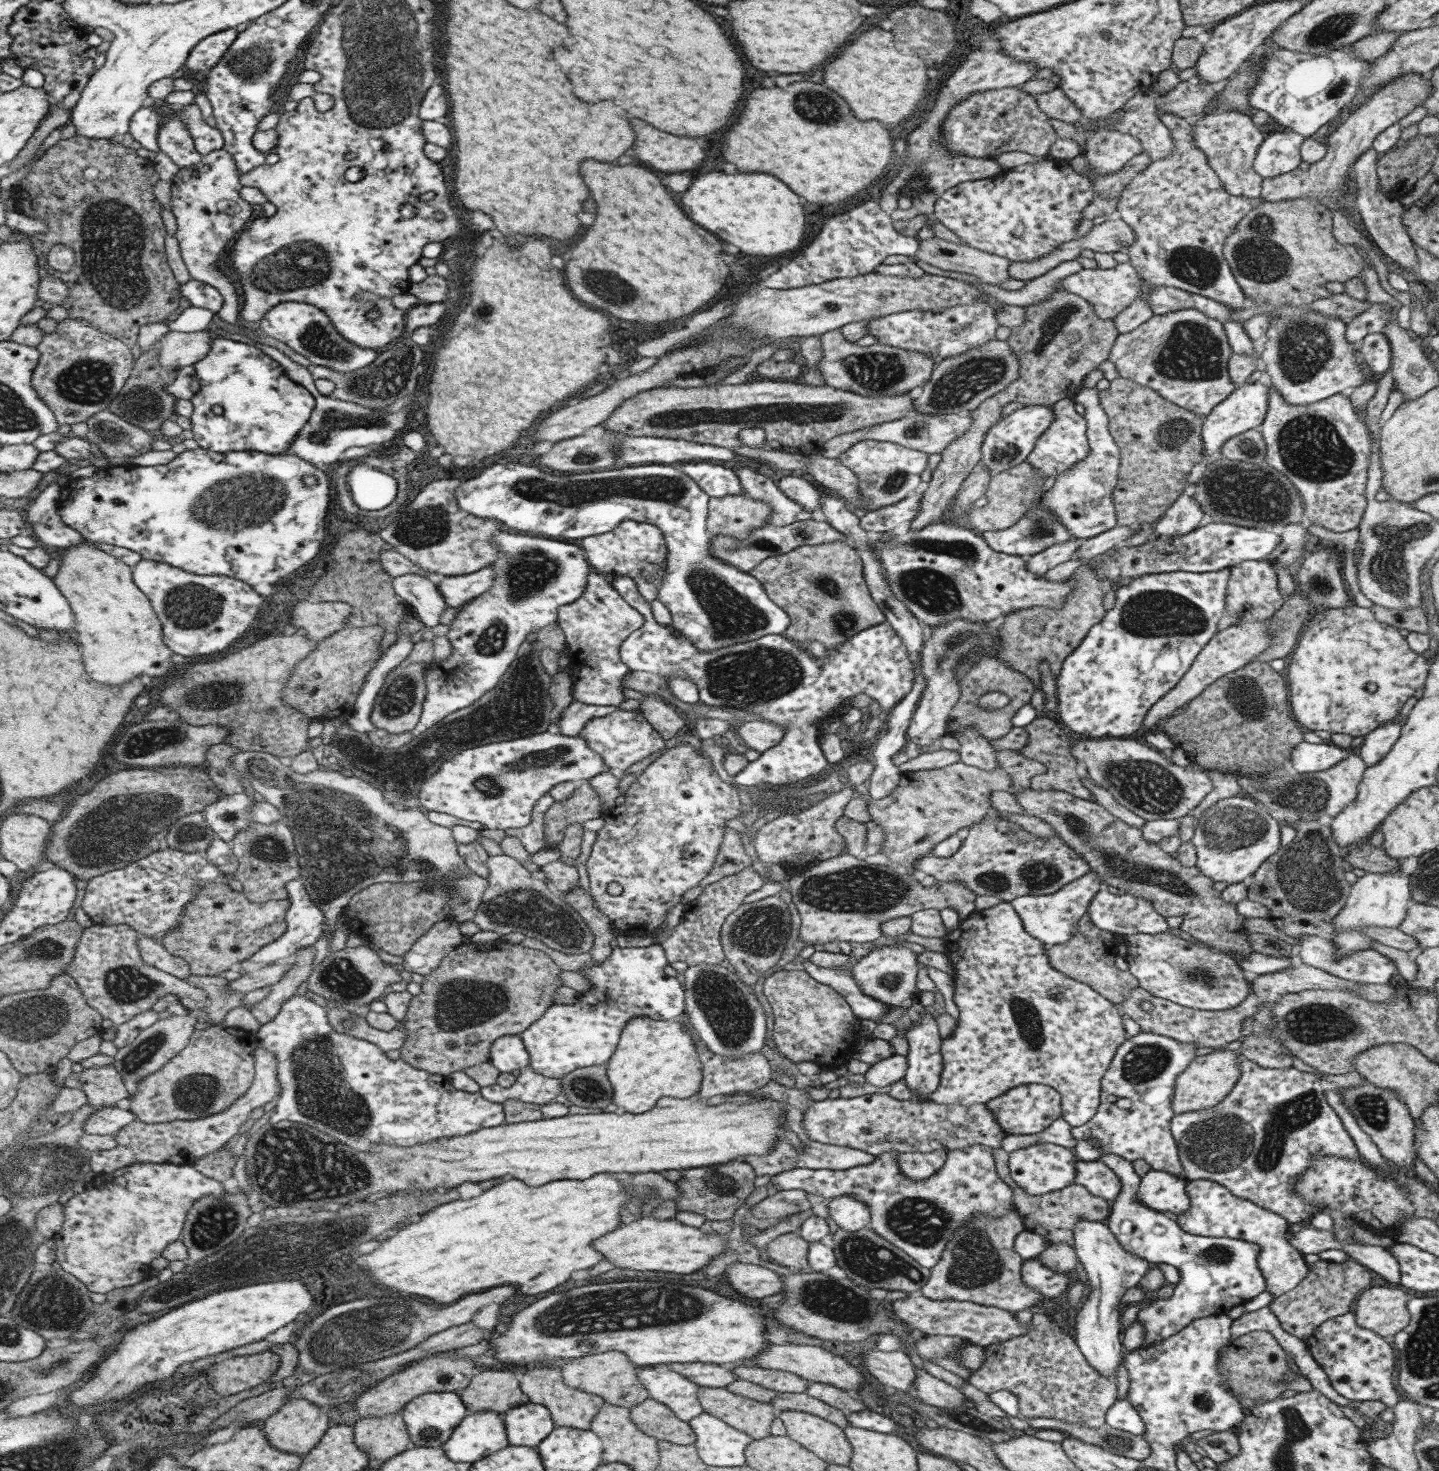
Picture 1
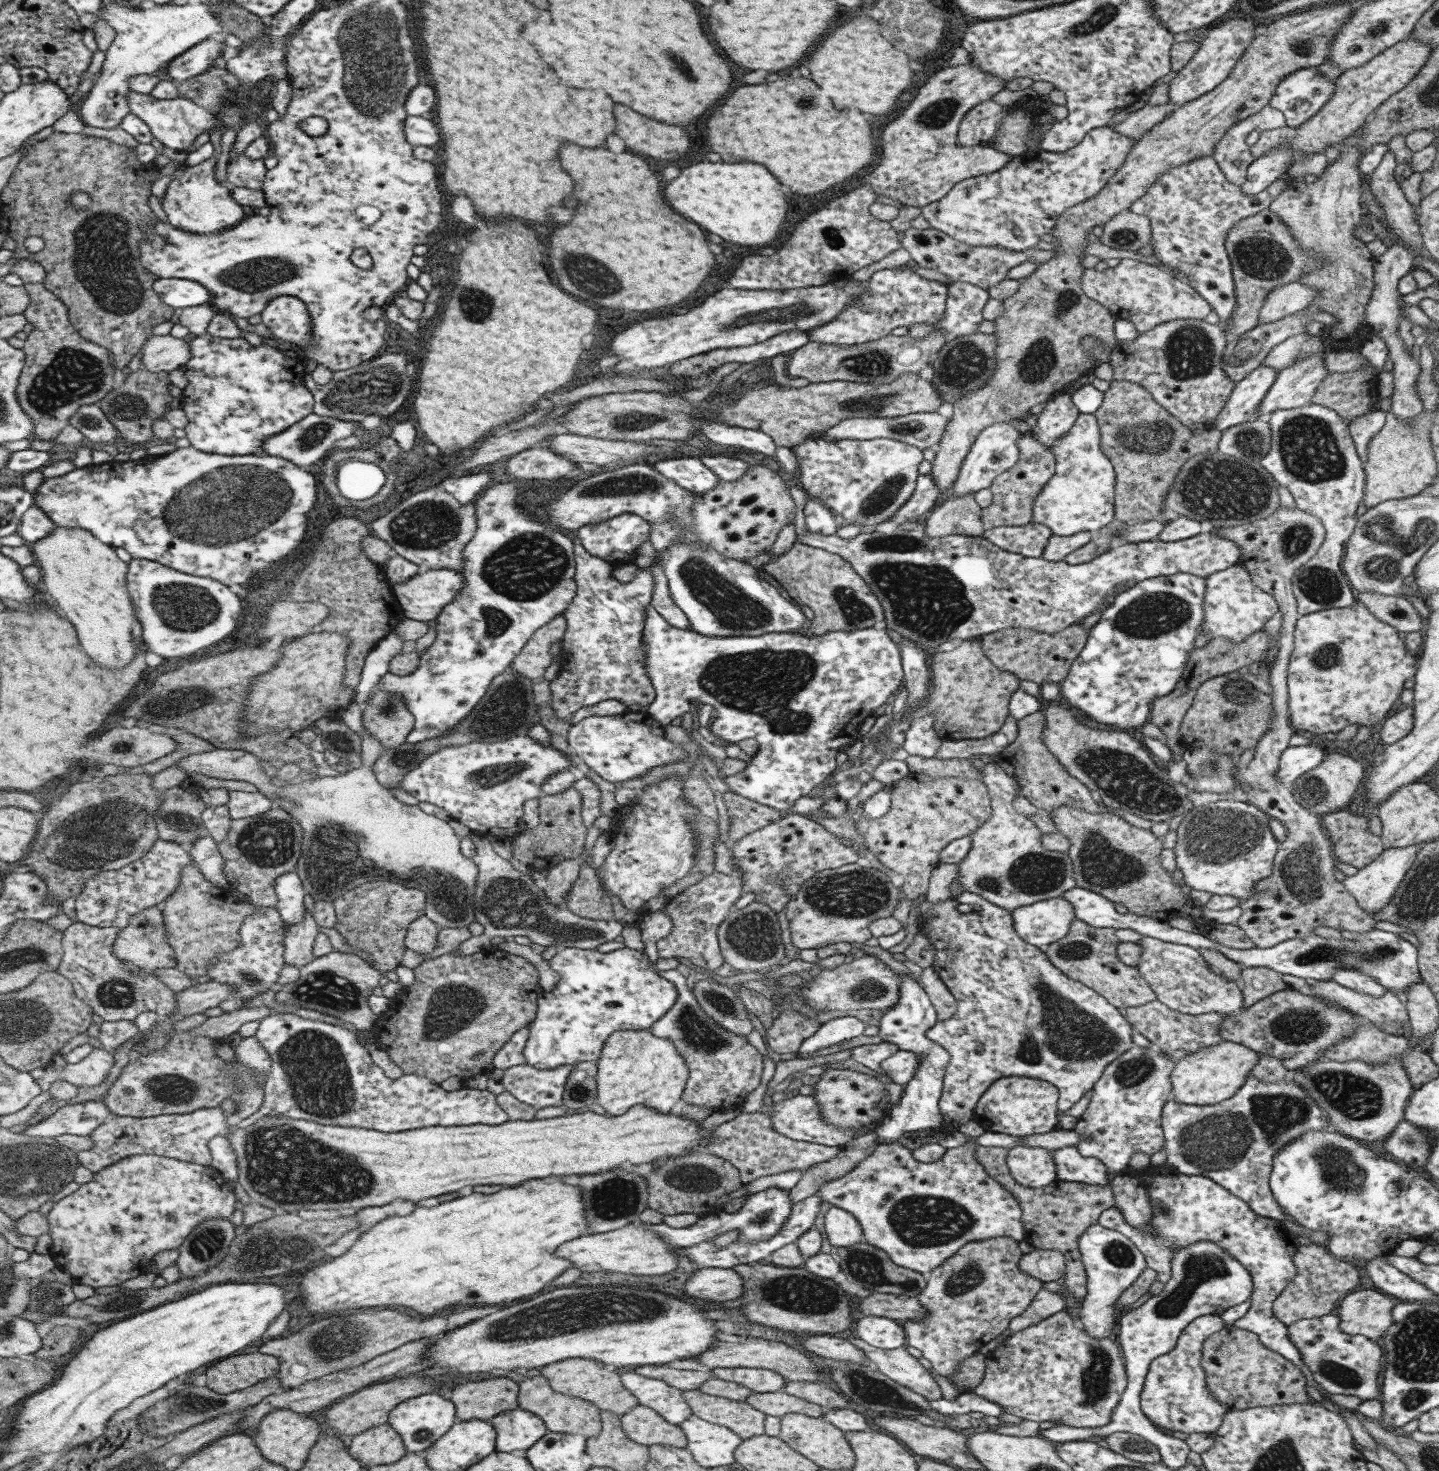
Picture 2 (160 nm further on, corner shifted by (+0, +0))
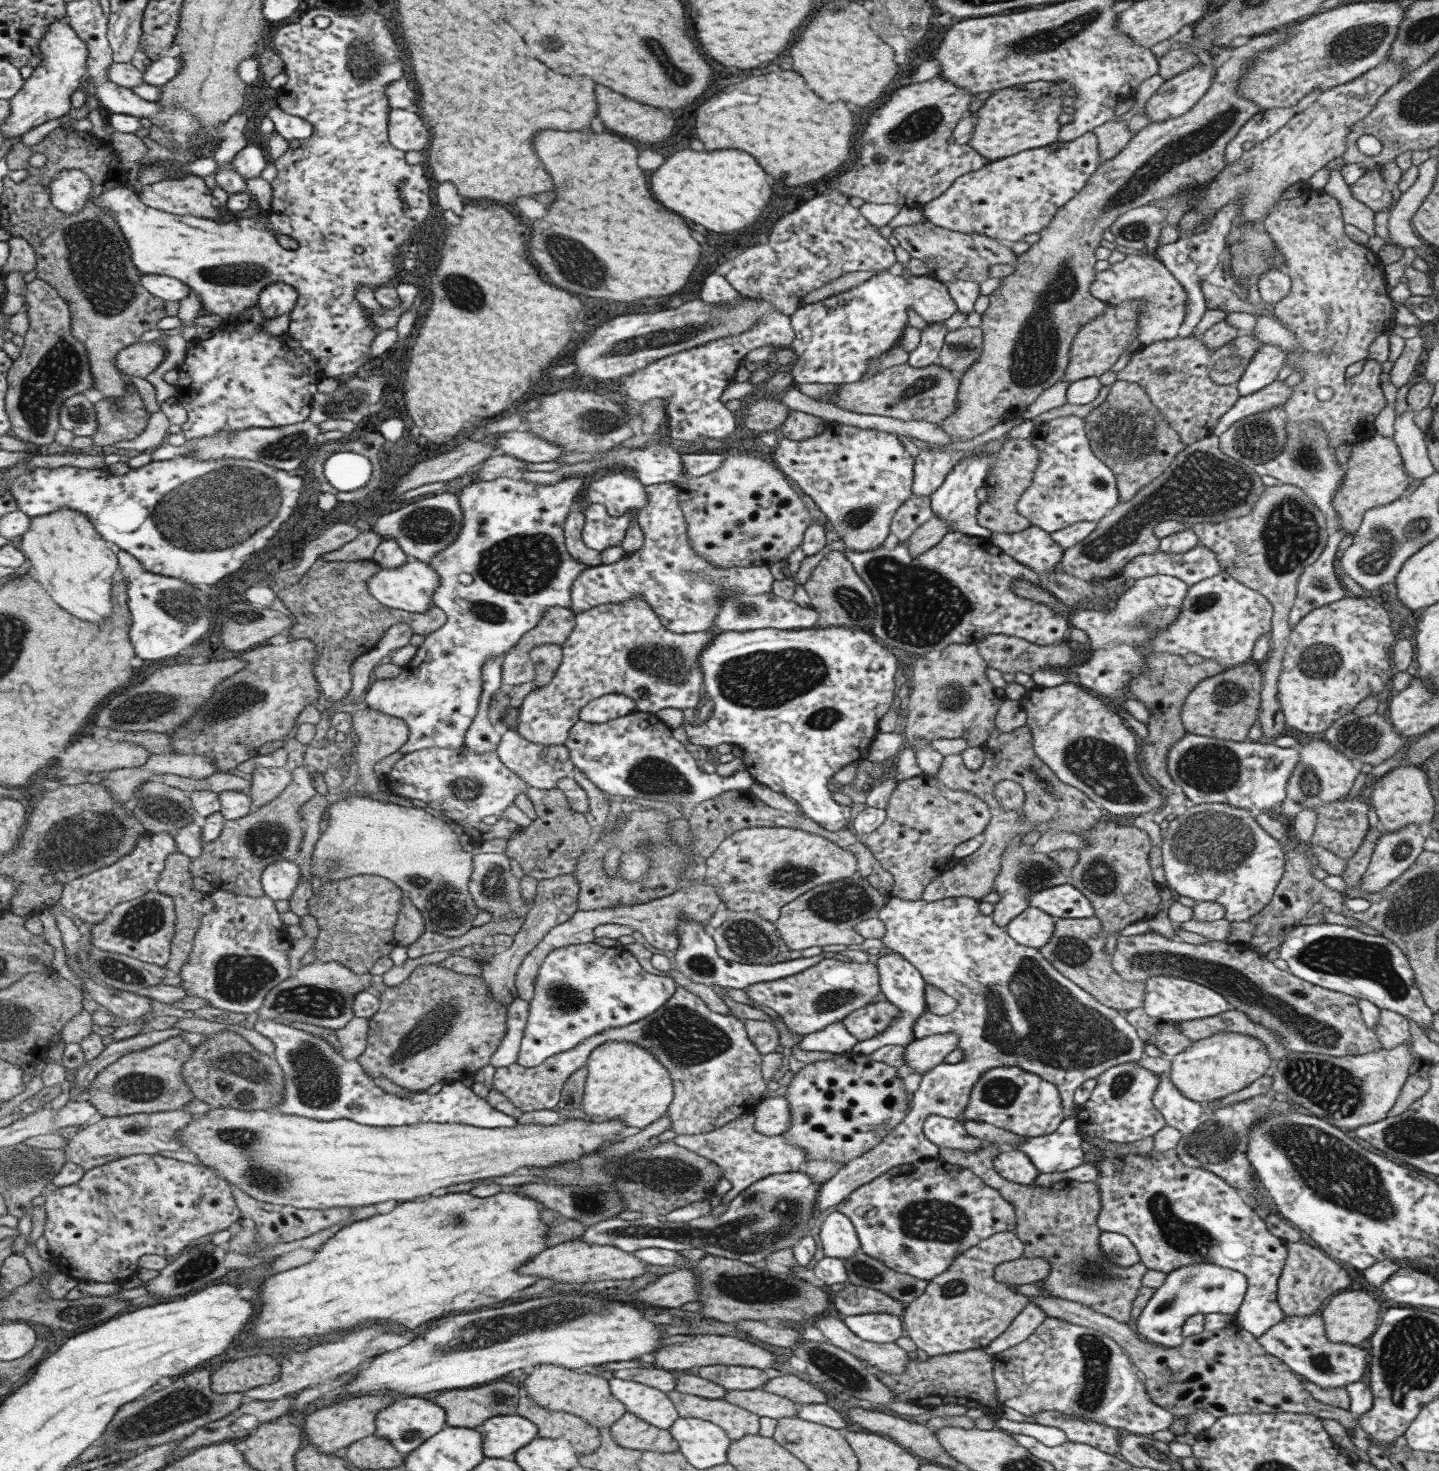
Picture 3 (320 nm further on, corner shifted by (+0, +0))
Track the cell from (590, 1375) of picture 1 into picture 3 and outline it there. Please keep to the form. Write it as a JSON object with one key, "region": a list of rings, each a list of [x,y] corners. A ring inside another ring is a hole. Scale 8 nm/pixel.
{"region":[[[555,1364],[541,1365],[532,1368],[531,1374],[523,1381],[522,1387],[523,1393],[530,1394],[539,1406],[557,1412],[579,1415],[599,1429],[615,1424],[626,1412],[626,1406],[611,1393],[606,1375],[577,1373],[573,1371],[573,1368]]]}

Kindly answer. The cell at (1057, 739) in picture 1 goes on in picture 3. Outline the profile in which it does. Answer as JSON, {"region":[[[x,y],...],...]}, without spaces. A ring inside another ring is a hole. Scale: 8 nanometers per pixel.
{"region":[[[1026,725],[1001,732],[997,728],[982,744],[983,762],[980,768],[969,769],[962,763],[959,755],[950,754],[943,757],[937,773],[933,778],[951,790],[965,790],[982,800],[990,810],[990,821],[982,830],[982,845],[969,854],[957,859],[955,864],[939,876],[932,878],[924,888],[921,900],[935,902],[947,897],[968,896],[980,899],[994,888],[994,878],[1000,871],[1000,854],[1008,842],[1017,834],[1037,830],[1041,835],[1047,829],[1063,830],[1077,833],[1087,830],[1103,820],[1100,808],[1080,790],[1059,781],[1051,769],[1043,764],[1032,749],[1031,733]],[[1001,781],[1015,782],[1023,789],[1024,799],[1020,811],[1004,809],[993,796],[993,789]]]}

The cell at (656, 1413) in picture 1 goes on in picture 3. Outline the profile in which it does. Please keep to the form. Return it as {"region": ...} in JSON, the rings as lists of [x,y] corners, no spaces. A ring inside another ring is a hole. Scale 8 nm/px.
{"region":[[[625,1412],[609,1429],[614,1441],[627,1449],[655,1453],[673,1453],[678,1450],[668,1429],[655,1428],[630,1412]]]}

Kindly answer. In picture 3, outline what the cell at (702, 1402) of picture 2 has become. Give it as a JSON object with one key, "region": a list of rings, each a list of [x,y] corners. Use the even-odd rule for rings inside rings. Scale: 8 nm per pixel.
{"region":[[[675,1390],[667,1391],[666,1395],[679,1417],[715,1423],[732,1441],[758,1432],[759,1417],[756,1414],[725,1402],[722,1398],[701,1398]]]}

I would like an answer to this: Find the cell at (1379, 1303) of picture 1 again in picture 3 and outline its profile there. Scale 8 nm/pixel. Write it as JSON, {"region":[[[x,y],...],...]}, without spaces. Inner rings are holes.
{"region":[[[1351,1289],[1340,1291],[1330,1297],[1319,1308],[1317,1314],[1322,1318],[1324,1333],[1329,1342],[1346,1342],[1351,1346],[1357,1346],[1366,1341],[1377,1328],[1381,1312],[1379,1312],[1379,1303],[1369,1297],[1369,1294]]]}

